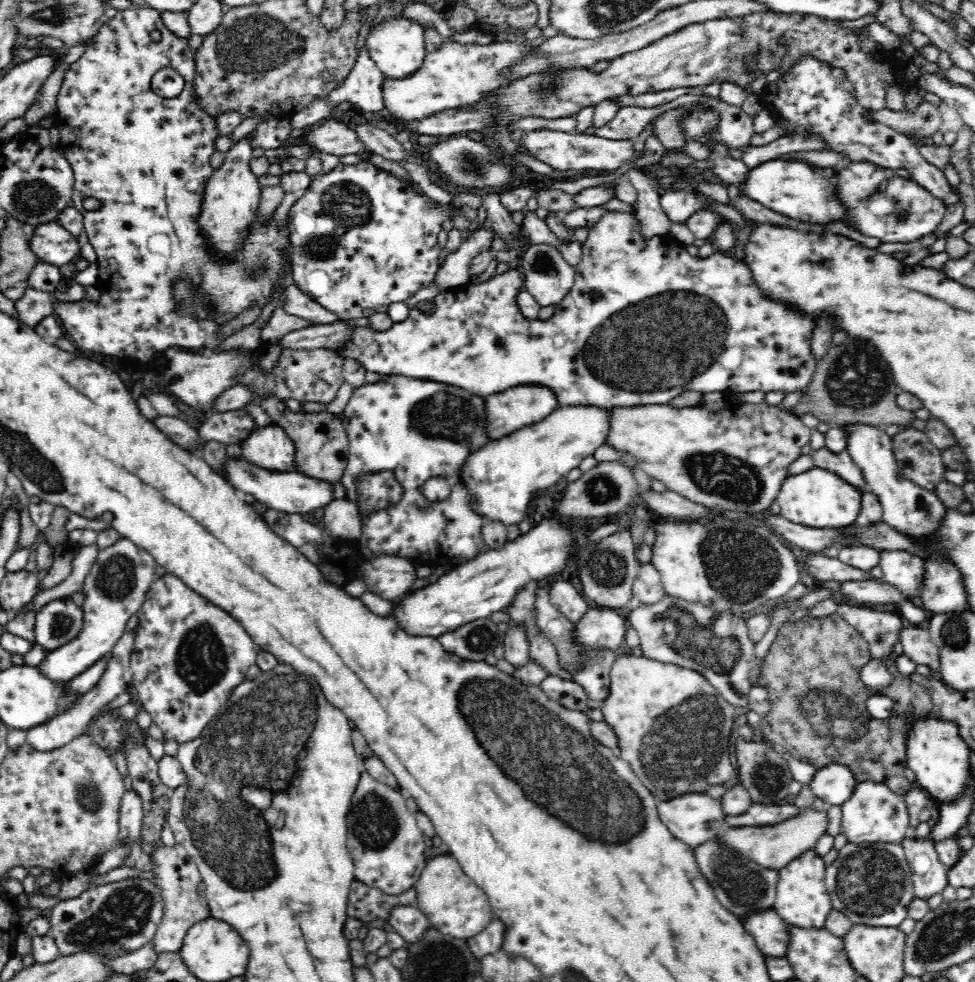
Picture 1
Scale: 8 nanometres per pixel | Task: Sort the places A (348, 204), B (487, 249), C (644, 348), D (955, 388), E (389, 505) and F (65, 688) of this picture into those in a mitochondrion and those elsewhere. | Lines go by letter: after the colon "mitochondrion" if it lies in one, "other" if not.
A: mitochondrion
B: other
C: mitochondrion
D: other
E: other
F: other

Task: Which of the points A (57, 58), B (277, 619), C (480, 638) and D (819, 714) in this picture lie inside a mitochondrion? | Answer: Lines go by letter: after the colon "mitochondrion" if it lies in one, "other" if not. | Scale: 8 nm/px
A: other
B: other
C: mitochondrion
D: mitochondrion

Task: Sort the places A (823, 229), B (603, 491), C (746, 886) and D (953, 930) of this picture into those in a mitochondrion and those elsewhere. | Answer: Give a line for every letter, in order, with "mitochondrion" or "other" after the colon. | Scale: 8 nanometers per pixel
A: other
B: mitochondrion
C: mitochondrion
D: mitochondrion

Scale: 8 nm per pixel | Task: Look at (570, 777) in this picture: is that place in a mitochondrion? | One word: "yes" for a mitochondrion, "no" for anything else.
yes

